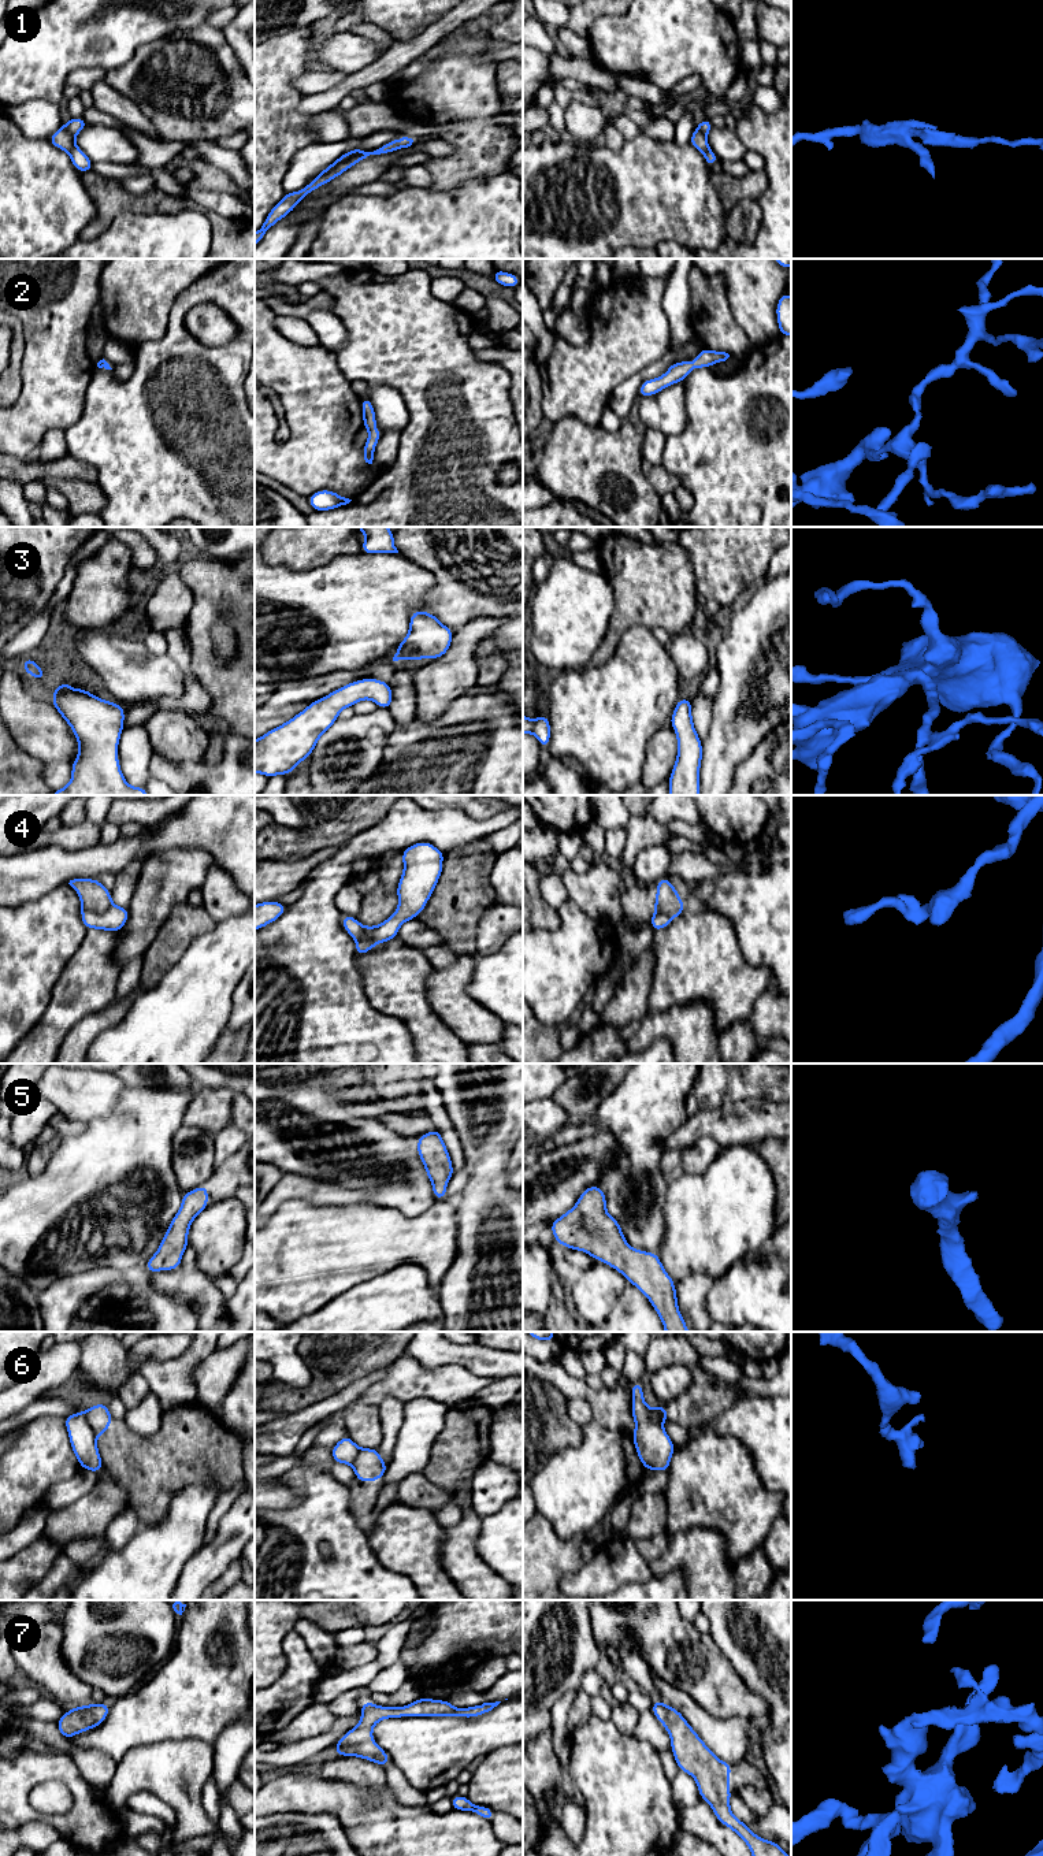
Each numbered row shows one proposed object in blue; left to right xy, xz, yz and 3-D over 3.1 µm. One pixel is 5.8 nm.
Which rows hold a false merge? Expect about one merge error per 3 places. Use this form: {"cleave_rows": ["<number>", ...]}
{"cleave_rows": ["4", "6"]}

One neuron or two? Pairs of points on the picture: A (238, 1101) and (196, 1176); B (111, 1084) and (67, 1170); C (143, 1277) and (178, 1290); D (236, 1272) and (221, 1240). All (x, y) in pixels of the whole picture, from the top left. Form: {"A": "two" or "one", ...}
{"A": "one", "B": "two", "C": "two", "D": "two"}

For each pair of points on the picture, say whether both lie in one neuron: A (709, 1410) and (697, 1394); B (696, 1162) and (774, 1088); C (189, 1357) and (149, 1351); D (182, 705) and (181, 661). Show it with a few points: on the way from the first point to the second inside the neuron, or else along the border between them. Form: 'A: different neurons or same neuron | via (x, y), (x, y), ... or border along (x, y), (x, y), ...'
A: same neuron | via (705, 1406), (697, 1398)
B: different neurons | border along (722, 1146), (709, 1138), (700, 1138), (685, 1149)
C: different neurons | border along (190, 1346), (177, 1357), (148, 1361)
D: same neuron | via (189, 694), (188, 672)

